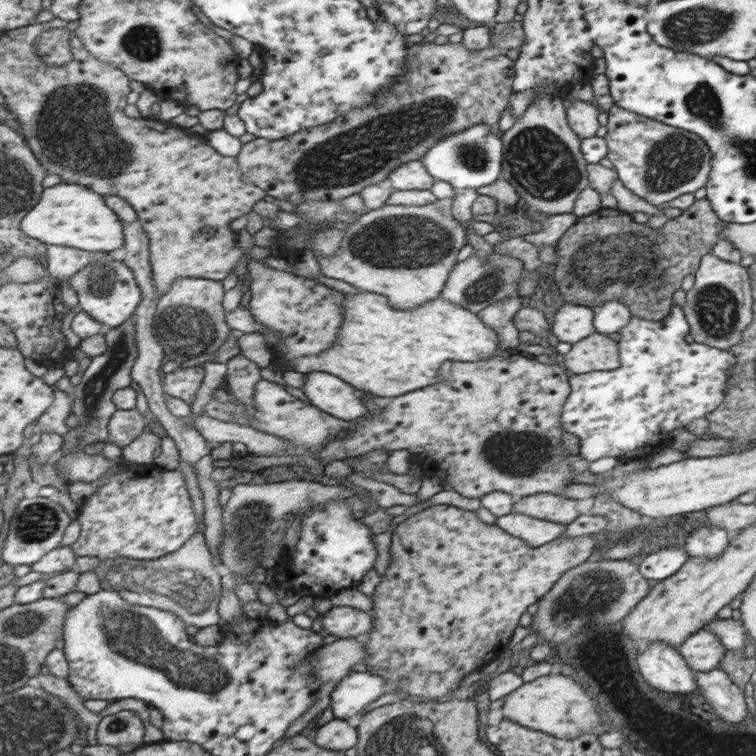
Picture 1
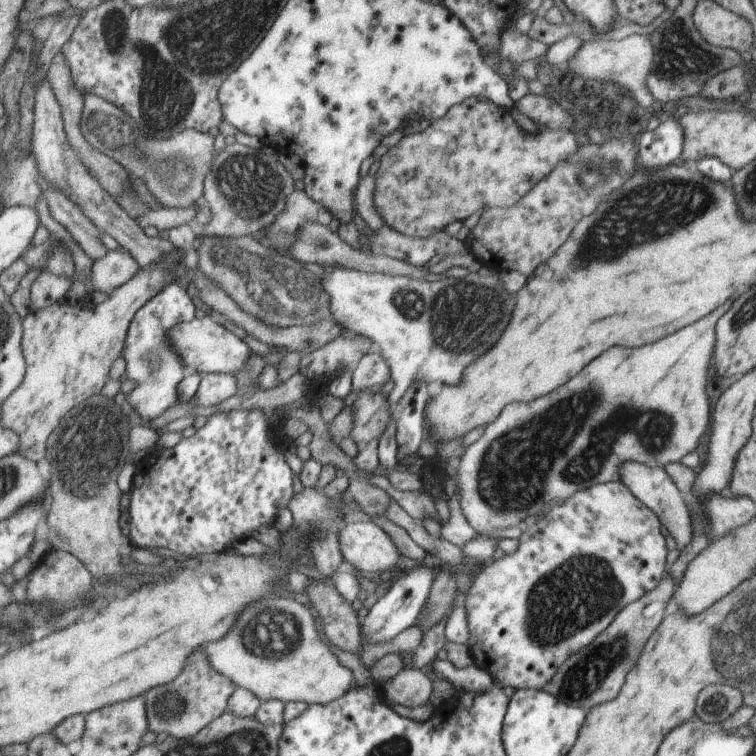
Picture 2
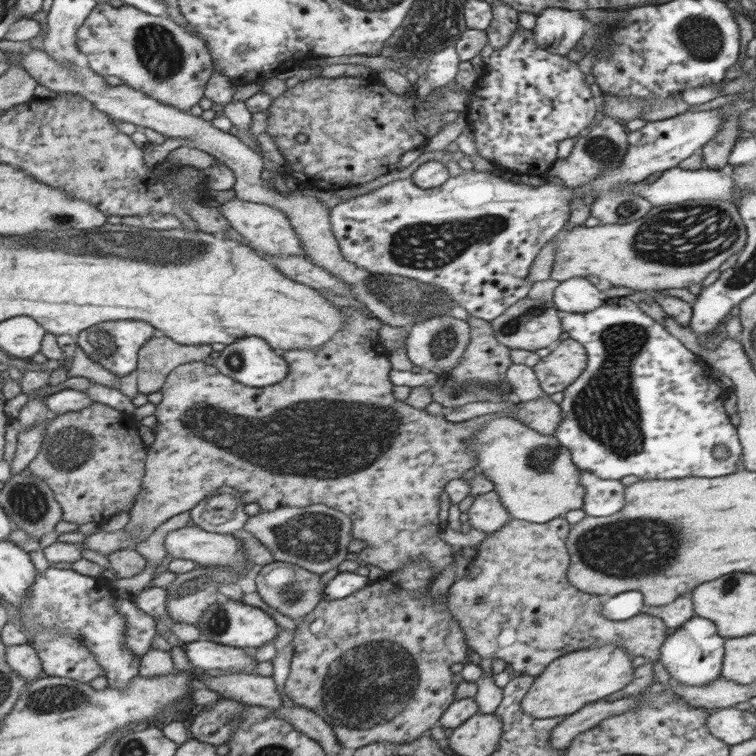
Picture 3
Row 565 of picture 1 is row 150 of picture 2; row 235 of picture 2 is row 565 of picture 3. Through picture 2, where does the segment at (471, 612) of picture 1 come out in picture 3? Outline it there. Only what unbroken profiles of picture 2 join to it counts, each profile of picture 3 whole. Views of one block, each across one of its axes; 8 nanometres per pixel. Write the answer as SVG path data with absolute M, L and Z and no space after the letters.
M421 559L421 561L411 561L407 566L397 571L389 571L377 579L371 581L366 587L361 587L354 594L345 596L337 600L319 600L315 608L304 615L301 621L296 624L292 643L293 654L290 660L290 669L284 680L283 696L287 696L295 705L305 707L309 711L321 716L325 720L331 721L333 735L337 742L343 747L345 752L351 752L356 748L371 743L391 741L392 743L406 743L417 740L419 737L428 736L431 728L439 725L439 719L445 713L447 707L455 702L455 692L459 692L459 681L461 677L458 669L465 663L467 652L471 652L471 647L467 646L466 636L463 635L461 626L451 615L446 605L447 594L439 594L438 598L433 599L431 595L431 584L437 574L433 572L431 563Z

